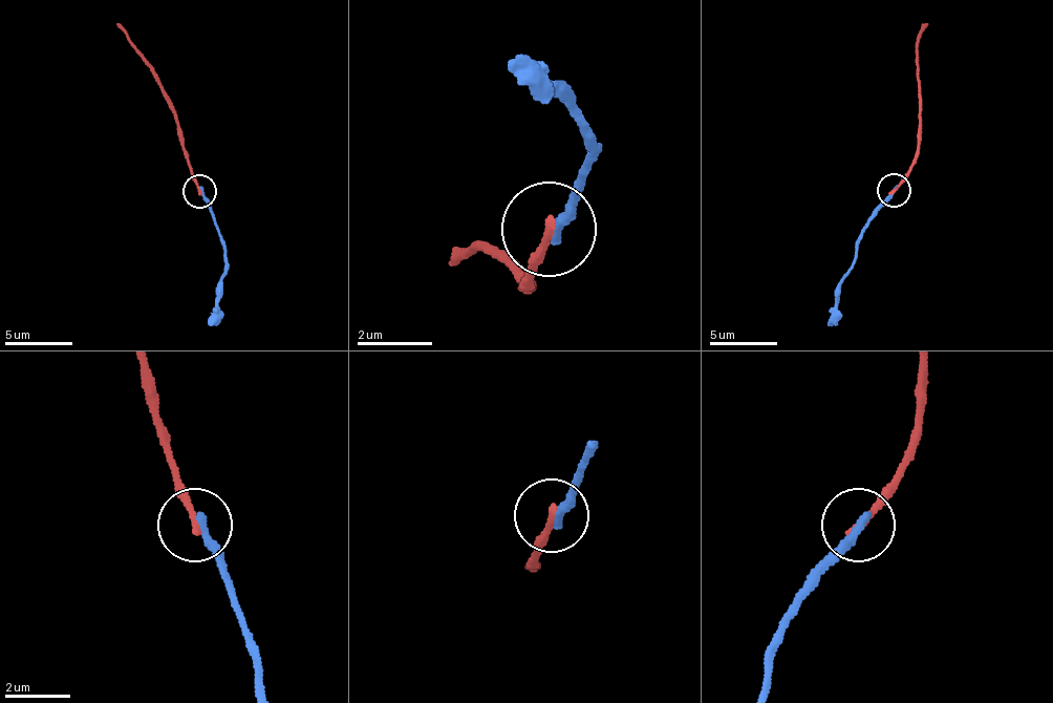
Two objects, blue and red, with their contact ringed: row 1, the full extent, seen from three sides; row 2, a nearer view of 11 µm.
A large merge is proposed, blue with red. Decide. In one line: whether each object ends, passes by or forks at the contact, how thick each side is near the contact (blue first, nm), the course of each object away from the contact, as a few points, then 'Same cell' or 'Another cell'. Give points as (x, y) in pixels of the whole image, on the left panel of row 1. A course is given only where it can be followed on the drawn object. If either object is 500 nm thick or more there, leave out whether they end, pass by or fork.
At the ring blue ends. At the ring red ends. Thickness 300 nm (blue) against 240 nm. Course of blue: (198, 190), (210, 210), (224, 253), (218, 317), (209, 326). Course of red: (198, 190), (177, 113), (149, 60), (116, 23). Another cell

